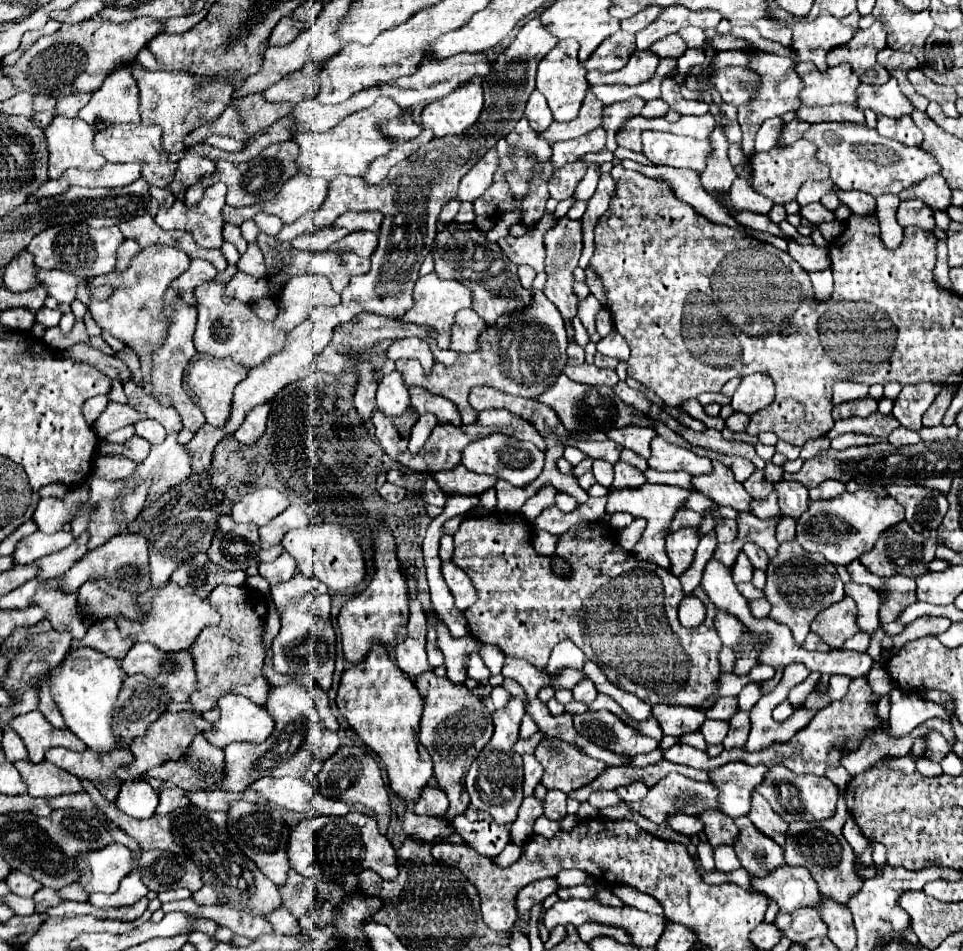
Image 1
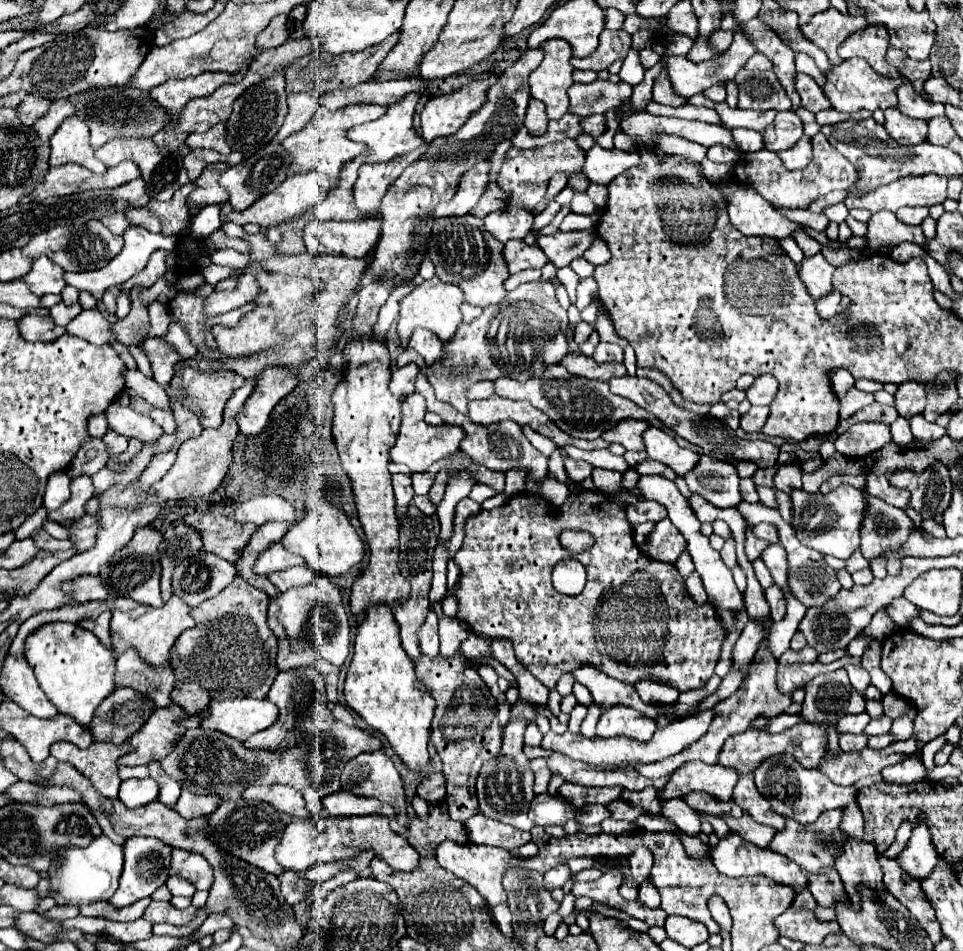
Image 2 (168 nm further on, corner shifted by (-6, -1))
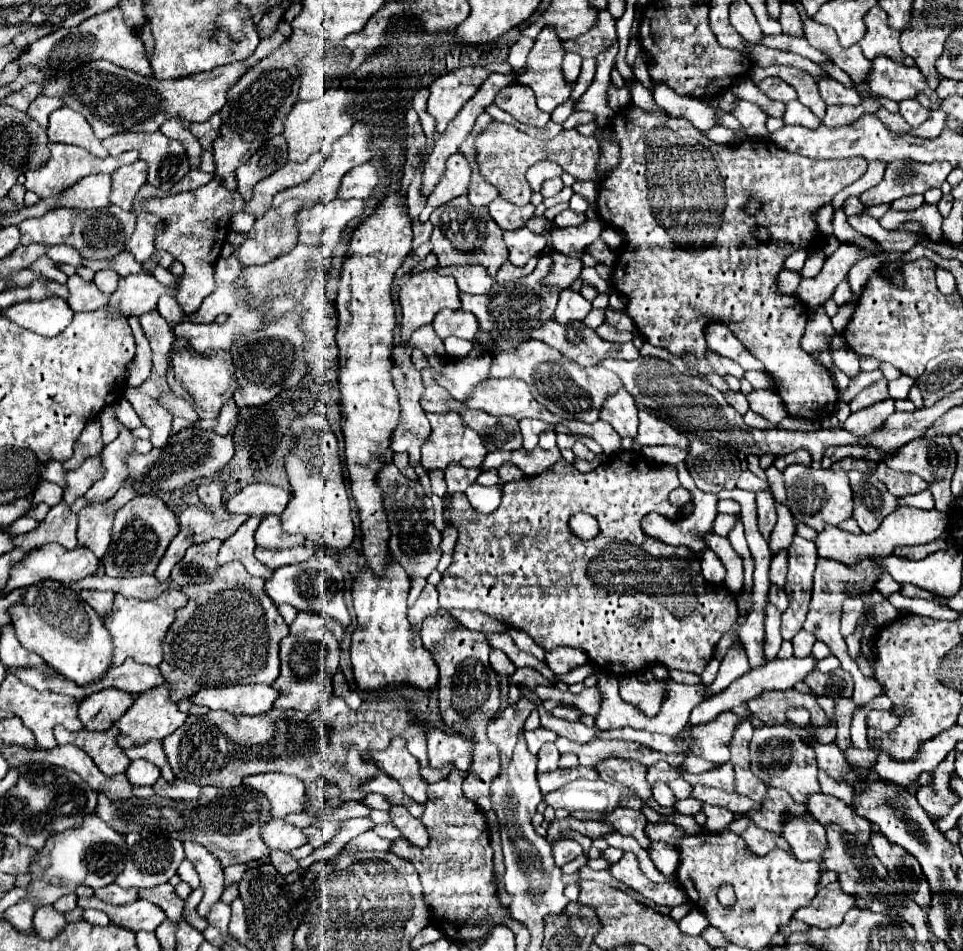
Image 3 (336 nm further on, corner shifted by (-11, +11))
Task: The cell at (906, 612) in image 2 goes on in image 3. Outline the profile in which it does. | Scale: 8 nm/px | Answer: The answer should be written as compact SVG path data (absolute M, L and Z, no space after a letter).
M882 573L882 577L876 581L876 589L886 597L886 595L890 595L892 591L900 591L900 585L898 585L888 573Z

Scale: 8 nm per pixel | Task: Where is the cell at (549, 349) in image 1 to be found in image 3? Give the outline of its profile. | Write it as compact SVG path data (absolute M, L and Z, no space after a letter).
M544 257L538 261L536 269L522 279L516 281L506 281L506 283L494 283L488 295L470 295L470 293L460 293L462 309L470 311L478 317L480 329L490 329L494 339L496 339L496 351L500 347L512 347L524 339L528 339L526 329L538 327L544 323L544 319L550 319L554 315L556 303L558 303L558 293L548 287L540 287L540 279L548 273L548 263L550 257Z

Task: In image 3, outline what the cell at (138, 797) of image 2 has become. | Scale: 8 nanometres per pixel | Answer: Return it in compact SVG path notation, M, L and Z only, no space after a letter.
M134 759L128 769L126 769L126 777L132 785L154 785L156 779L160 777L160 769L156 769L156 765L144 761L144 759Z

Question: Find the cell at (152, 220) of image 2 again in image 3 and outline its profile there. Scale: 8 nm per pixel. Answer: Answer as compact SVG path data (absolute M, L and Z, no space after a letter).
M136 161L132 165L120 167L112 173L112 193L110 201L122 209L132 209L132 201L136 191L146 183L146 163Z

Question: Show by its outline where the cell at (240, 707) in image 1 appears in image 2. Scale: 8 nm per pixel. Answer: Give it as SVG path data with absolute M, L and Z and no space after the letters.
M253 697L213 701L209 713L209 719L201 721L201 727L221 731L241 743L253 733L271 727L279 717L277 707L269 699L259 701Z

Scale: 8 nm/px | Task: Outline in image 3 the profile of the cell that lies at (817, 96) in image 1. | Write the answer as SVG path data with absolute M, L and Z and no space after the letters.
M878 55L872 61L872 73L868 79L870 79L870 89L876 95L888 97L896 103L904 99L914 99L920 91L931 97L932 101L940 101L936 92L928 87L928 79L916 65L906 67L884 55Z

